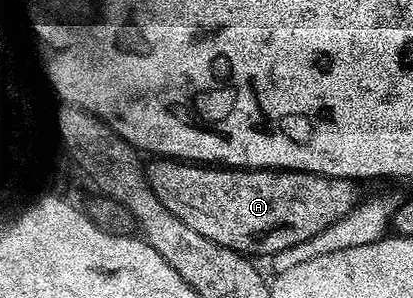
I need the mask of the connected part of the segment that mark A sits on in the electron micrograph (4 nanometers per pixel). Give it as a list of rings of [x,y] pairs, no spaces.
[[[167,157],[157,158],[156,163],[149,162],[146,170],[148,172],[148,184],[152,186],[152,191],[158,197],[161,207],[170,209],[170,213],[174,213],[174,217],[178,217],[178,221],[186,221],[186,225],[190,225],[190,229],[194,229],[194,233],[202,233],[202,237],[206,237],[210,241],[214,241],[223,247],[229,247],[238,252],[243,252],[249,257],[257,257],[256,255],[265,255],[271,257],[279,251],[290,249],[291,246],[299,245],[304,241],[314,237],[330,229],[331,226],[338,221],[342,221],[362,202],[360,196],[361,184],[355,179],[343,179],[342,177],[330,177],[329,175],[315,175],[309,171],[254,171],[251,169],[229,169],[219,165],[197,165],[191,161],[181,161],[178,159],[169,159]]]

